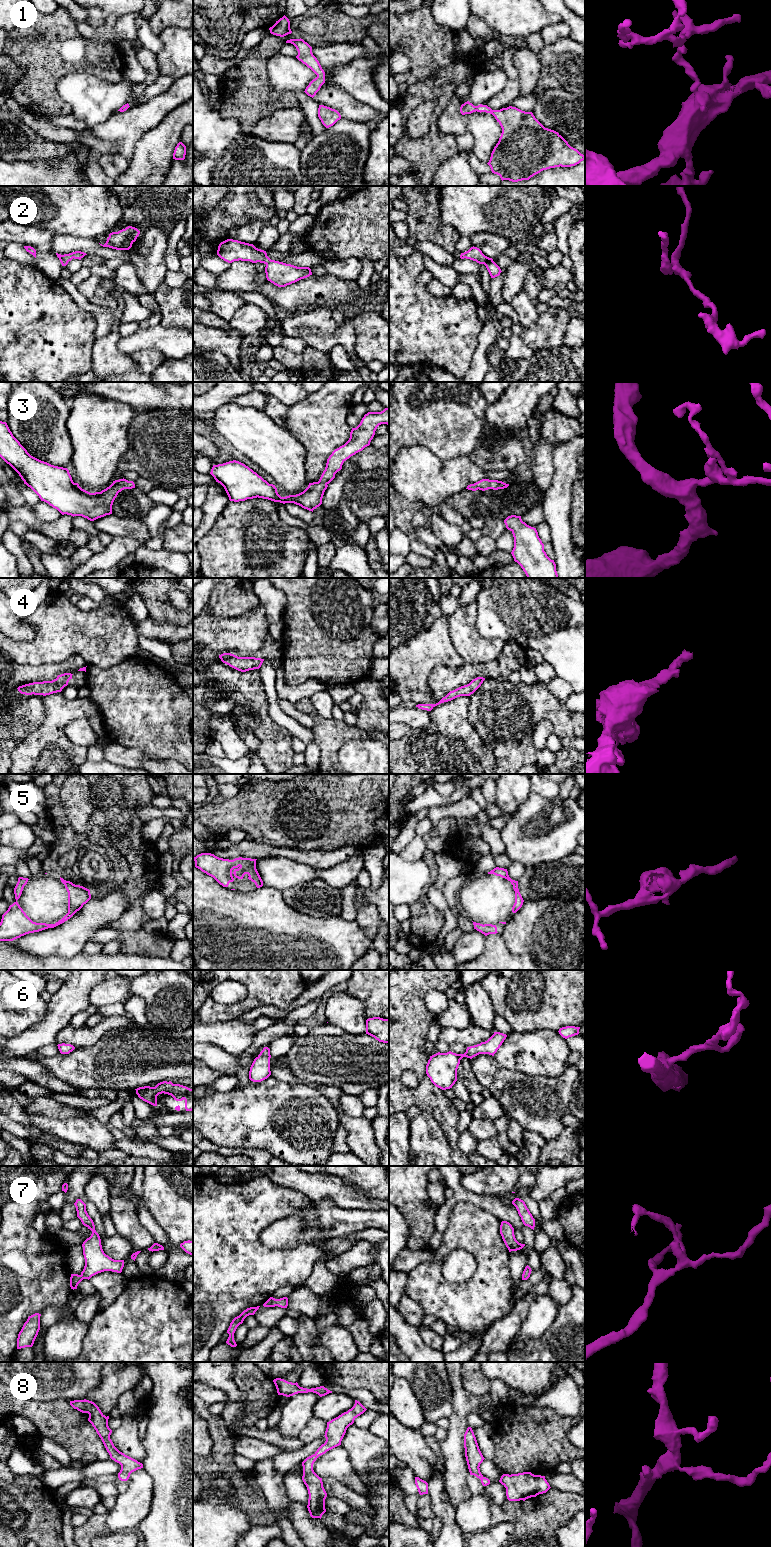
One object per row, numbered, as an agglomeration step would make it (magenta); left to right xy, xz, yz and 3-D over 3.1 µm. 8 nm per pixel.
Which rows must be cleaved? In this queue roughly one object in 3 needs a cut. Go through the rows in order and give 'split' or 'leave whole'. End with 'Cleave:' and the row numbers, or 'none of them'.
1: leave whole
2: leave whole
3: leave whole
4: leave whole
5: leave whole
6: leave whole
7: leave whole
8: leave whole
Cleave: none of them

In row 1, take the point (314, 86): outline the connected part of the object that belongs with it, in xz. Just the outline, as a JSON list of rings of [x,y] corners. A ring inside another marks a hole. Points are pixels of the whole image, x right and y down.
[[[290,39],[287,40],[286,43],[291,43],[296,47],[298,51],[296,58],[317,75],[317,77],[309,83],[304,91],[308,96],[313,98],[320,90],[321,86],[325,83],[325,72],[317,58],[313,55],[312,47],[303,39]]]

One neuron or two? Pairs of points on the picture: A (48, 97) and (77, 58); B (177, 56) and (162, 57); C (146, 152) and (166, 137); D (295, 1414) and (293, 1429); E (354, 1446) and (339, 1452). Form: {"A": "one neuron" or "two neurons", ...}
{"A": "one neuron", "B": "one neuron", "C": "one neuron", "D": "one neuron", "E": "two neurons"}

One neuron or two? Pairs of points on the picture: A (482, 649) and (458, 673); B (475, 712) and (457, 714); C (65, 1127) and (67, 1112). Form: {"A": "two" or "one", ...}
{"A": "two", "B": "two", "C": "two"}

